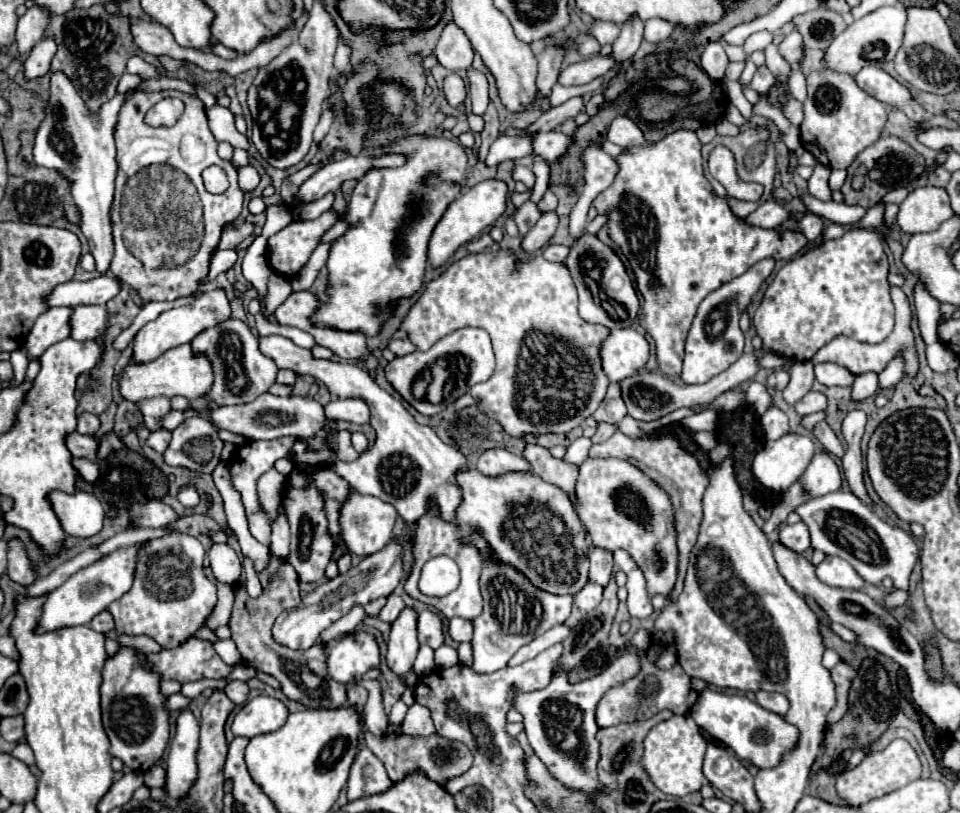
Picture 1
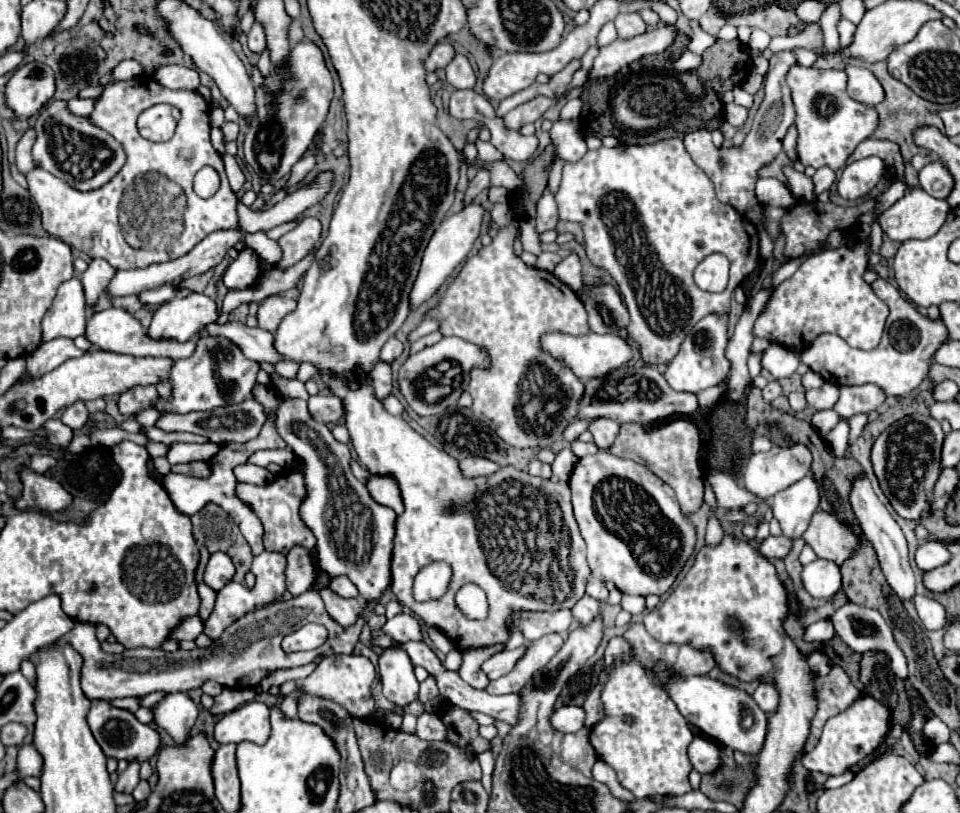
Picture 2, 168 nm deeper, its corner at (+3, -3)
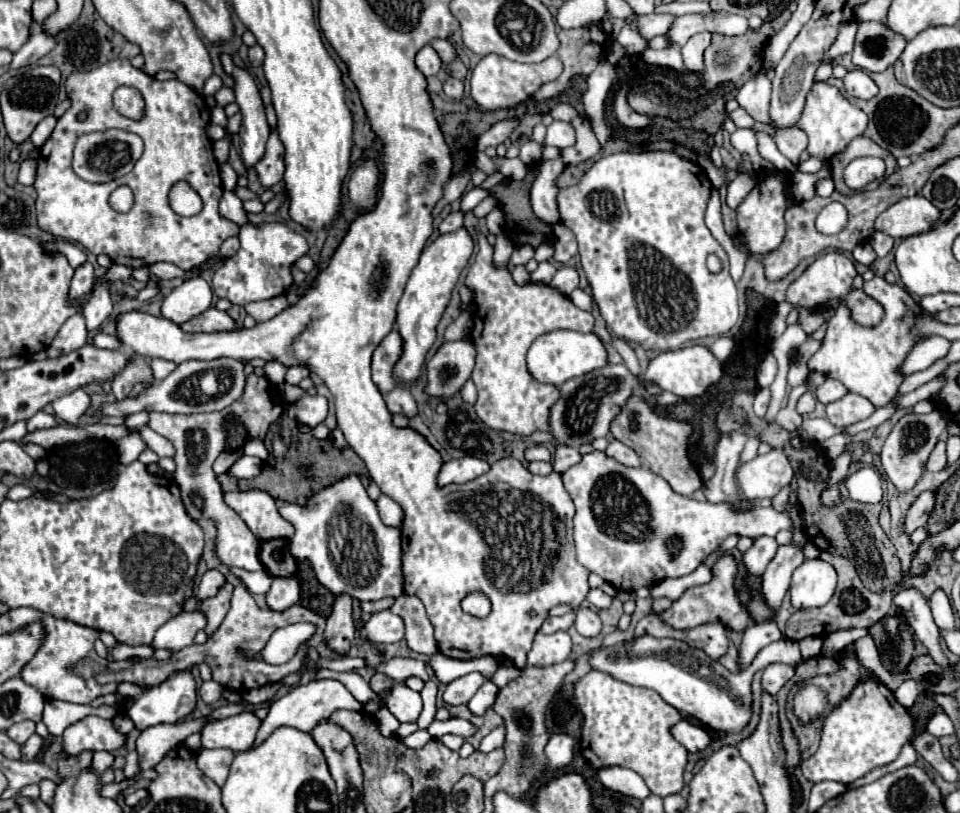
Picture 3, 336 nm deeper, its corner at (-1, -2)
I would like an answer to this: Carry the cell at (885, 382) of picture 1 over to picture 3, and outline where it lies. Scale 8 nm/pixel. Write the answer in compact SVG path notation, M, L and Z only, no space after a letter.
M847 393L843 399L827 405L827 417L839 429L867 419L873 411L875 407L865 397L855 393Z

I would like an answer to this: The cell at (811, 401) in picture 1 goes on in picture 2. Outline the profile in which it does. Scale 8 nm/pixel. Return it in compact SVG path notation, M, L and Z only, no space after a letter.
M825 382L817 390L807 390L807 406L815 408L815 410L833 408L833 404L837 402L837 396L839 396L839 388L835 384Z

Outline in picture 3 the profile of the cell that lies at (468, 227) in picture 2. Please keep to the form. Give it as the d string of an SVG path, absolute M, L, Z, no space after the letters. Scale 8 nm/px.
M461 227L455 233L439 235L431 245L427 245L419 257L419 263L411 271L409 281L403 291L403 297L399 299L397 319L395 319L397 331L403 339L403 351L401 351L401 359L393 365L393 377L401 385L411 387L421 377L425 355L437 337L437 331L435 331L437 323L441 321L441 315L449 305L451 291L453 291L463 267L469 263L471 253L473 253L471 235L467 229Z

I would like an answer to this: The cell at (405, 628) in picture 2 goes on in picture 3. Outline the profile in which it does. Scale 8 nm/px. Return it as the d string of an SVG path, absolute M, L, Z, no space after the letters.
M391 611L373 613L365 625L359 629L359 637L371 643L395 643L405 635L403 619L393 615Z

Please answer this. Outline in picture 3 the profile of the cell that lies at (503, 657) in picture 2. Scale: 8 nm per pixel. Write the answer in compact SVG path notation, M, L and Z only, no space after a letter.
M469 673L465 677L451 681L443 691L445 705L465 705L475 695L475 691L483 685L483 681L485 679L479 673Z

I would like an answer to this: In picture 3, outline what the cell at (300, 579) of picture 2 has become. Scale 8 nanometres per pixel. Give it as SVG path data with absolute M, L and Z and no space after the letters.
M297 577L273 579L271 589L267 591L267 607L273 611L285 611L299 601L299 581Z

